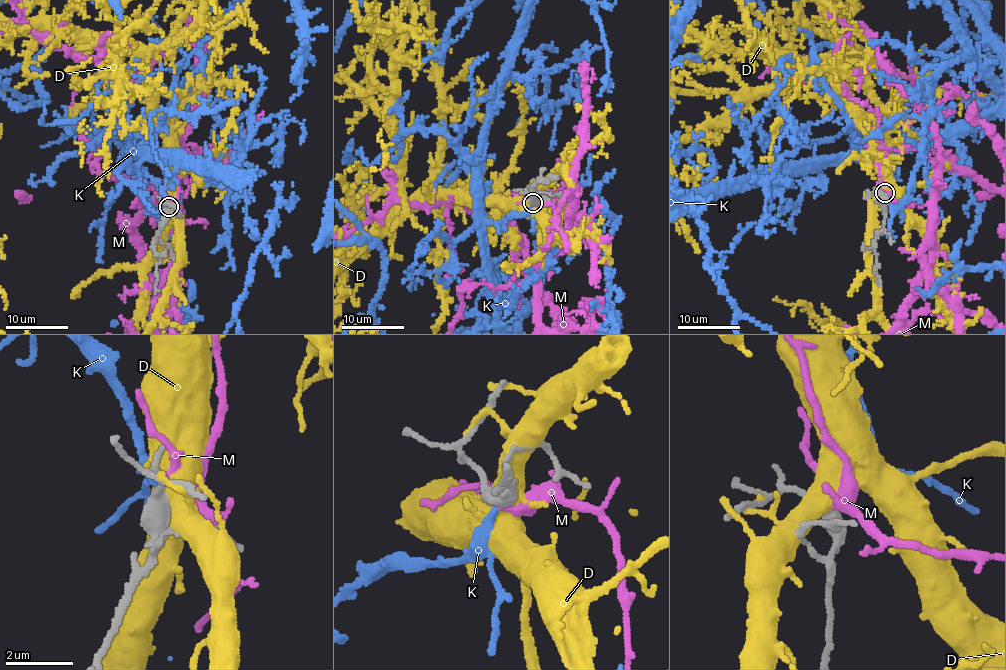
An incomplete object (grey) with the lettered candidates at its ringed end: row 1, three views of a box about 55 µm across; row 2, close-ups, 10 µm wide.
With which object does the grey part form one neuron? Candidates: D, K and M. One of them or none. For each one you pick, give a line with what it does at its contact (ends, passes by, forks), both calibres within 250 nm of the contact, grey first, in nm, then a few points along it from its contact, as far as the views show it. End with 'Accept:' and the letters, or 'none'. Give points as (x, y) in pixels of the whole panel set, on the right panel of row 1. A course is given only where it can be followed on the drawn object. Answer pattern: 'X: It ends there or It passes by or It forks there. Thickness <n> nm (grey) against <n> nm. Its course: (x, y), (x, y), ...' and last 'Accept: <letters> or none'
K: It ends there. Thickness 380 nm (grey) against 170 nm
Accept: K

